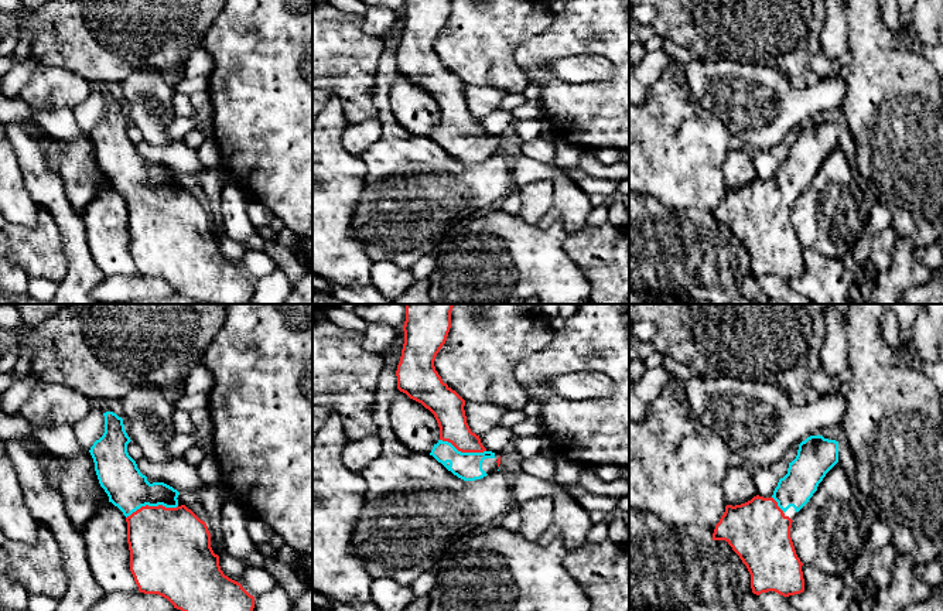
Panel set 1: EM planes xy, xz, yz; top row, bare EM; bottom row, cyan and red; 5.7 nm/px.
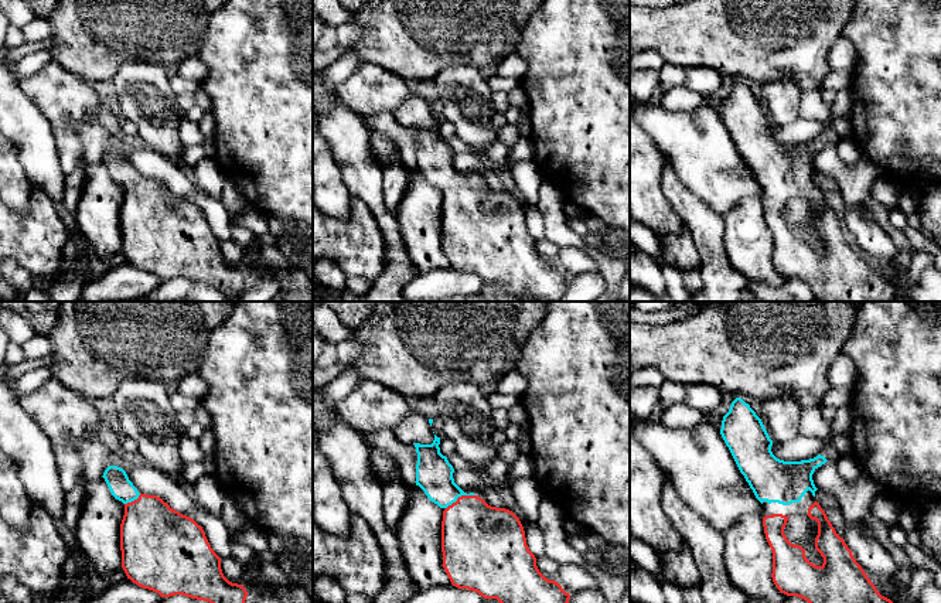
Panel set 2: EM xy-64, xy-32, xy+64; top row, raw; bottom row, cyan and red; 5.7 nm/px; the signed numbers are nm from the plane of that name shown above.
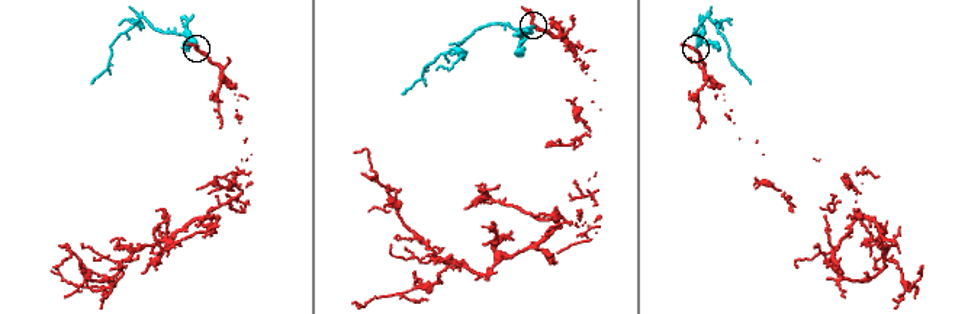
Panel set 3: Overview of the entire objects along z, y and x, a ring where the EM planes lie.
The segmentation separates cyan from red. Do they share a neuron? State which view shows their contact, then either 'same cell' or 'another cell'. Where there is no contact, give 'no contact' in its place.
xy | same cell

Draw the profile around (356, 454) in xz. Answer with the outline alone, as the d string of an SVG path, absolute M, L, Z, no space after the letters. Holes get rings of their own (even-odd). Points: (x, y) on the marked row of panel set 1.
M377 434L351 440L342 451L342 462L348 470L361 472L370 461L380 455L382 450L383 443Z

